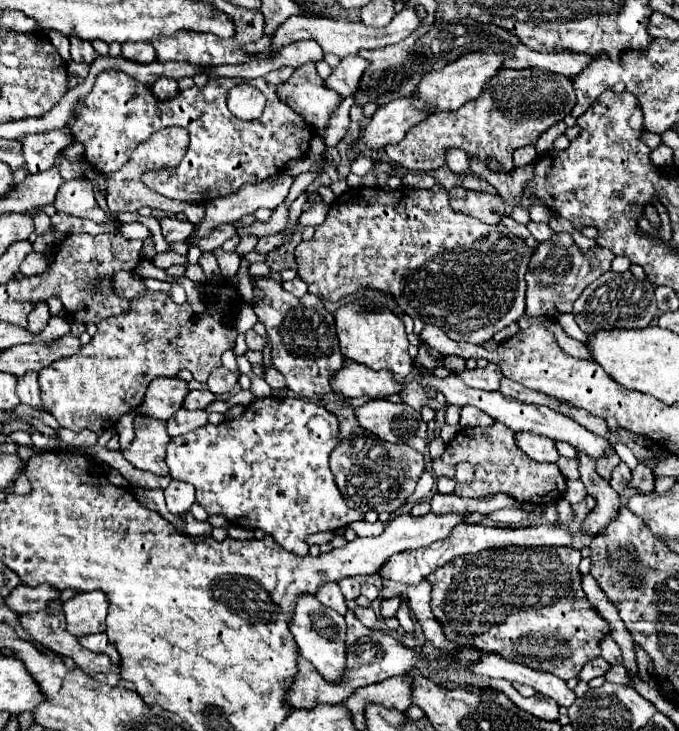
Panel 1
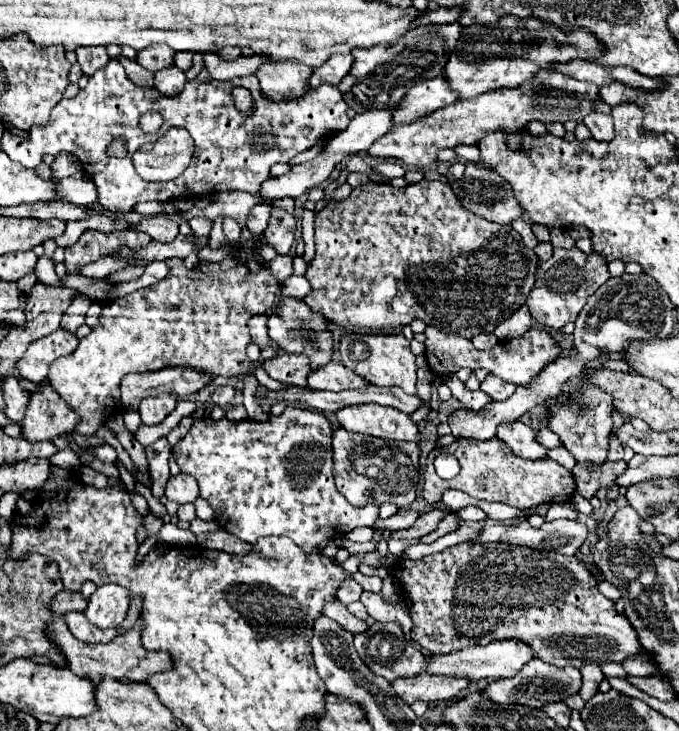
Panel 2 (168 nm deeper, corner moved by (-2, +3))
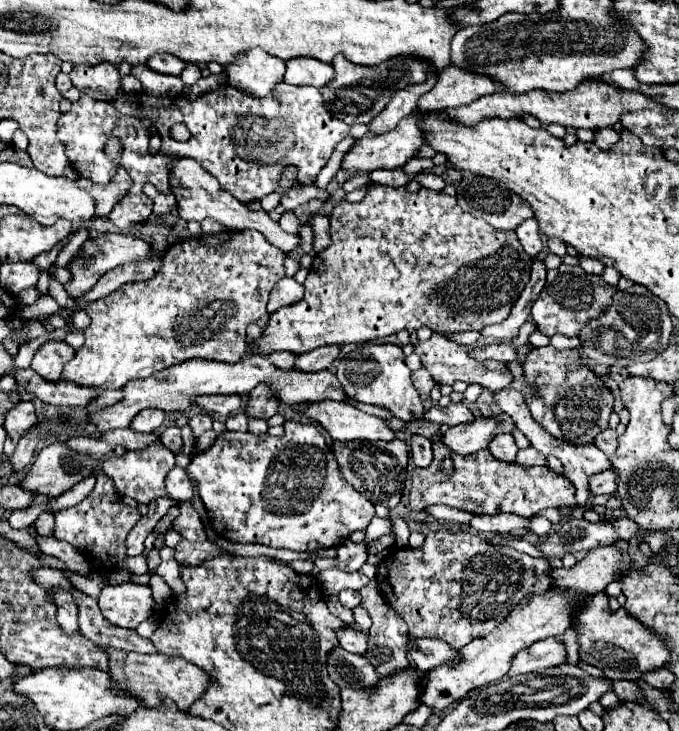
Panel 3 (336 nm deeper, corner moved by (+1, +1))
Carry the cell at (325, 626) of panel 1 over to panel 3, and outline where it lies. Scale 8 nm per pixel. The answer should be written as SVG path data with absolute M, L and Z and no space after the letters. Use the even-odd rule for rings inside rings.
M342 646L332 650L328 658L328 674L340 686L346 688L372 688L378 684L378 674L366 656L346 652Z

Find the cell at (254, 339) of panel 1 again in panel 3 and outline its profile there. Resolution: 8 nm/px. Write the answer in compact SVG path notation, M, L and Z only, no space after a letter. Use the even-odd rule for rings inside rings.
M280 352L280 354L270 354L268 356L278 368L284 368L284 370L292 370L292 368L296 368L296 364L294 364L294 354L288 354L288 352Z

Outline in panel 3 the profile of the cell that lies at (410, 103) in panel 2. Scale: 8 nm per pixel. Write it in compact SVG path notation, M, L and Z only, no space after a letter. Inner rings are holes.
M450 66L440 72L440 82L436 82L432 92L428 92L428 94L424 94L424 98L420 98L418 108L422 112L458 108L458 106L466 106L486 94L496 94L502 90L504 90L504 86L500 82L492 80L490 76Z

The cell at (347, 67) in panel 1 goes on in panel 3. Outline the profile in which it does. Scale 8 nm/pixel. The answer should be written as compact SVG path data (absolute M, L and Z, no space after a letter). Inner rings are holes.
M292 58L286 62L284 82L292 86L314 86L322 88L332 80L332 66L312 58Z

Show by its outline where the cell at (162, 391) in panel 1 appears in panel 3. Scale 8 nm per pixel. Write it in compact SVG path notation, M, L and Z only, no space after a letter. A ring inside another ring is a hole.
M142 410L140 414L136 414L136 418L132 420L130 428L134 432L154 432L162 426L164 422L164 412L162 410Z

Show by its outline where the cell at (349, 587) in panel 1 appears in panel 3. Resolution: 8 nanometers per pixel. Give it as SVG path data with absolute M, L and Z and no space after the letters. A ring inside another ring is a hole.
M342 590L340 592L340 602L346 608L356 608L360 604L360 594L356 590Z

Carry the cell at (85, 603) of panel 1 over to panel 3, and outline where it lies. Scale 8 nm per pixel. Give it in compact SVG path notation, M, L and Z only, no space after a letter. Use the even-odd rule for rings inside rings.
M126 582L118 586L104 586L98 606L104 618L114 626L136 628L140 622L152 616L154 598L150 586Z

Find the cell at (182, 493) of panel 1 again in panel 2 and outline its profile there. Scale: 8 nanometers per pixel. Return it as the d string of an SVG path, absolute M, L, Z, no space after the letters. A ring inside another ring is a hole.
M183 472L177 476L171 476L165 484L165 496L167 500L173 500L177 504L195 502L199 496L197 480L191 474L183 474Z

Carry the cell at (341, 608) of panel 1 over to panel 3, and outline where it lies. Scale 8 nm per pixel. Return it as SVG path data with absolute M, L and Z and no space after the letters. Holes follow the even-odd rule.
M344 628L344 634L340 634L340 646L354 654L364 654L368 650L368 636L364 632Z

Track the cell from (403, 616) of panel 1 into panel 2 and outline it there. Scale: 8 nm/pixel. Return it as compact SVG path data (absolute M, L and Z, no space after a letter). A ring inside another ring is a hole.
M521 520L517 526L505 526L505 524L483 526L475 542L519 544L537 550L557 550L565 556L573 556L581 548L585 538L587 528L579 520L553 520L545 522L539 528L533 528L527 520Z

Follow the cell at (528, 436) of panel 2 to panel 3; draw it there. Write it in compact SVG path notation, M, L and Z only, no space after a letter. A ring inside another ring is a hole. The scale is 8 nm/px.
M498 434L492 438L492 442L488 444L488 452L496 458L496 460L502 460L502 462L512 462L516 452L518 452L518 446L512 438L512 434Z

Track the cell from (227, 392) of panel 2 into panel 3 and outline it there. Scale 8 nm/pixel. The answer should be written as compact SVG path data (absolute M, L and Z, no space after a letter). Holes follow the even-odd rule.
M196 414L196 416L190 418L188 426L192 428L192 436L198 438L202 432L206 432L206 430L212 428L212 418L208 414Z

